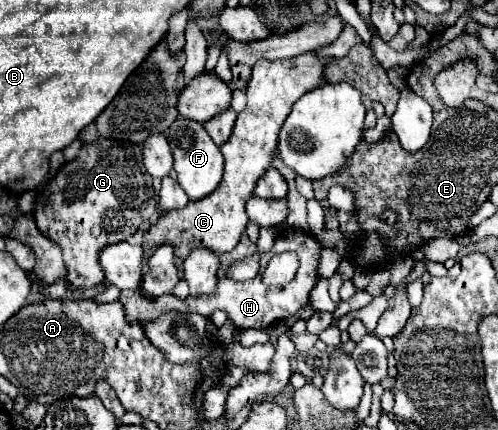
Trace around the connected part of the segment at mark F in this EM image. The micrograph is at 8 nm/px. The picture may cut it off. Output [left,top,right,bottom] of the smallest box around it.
[165,118,223,200]

